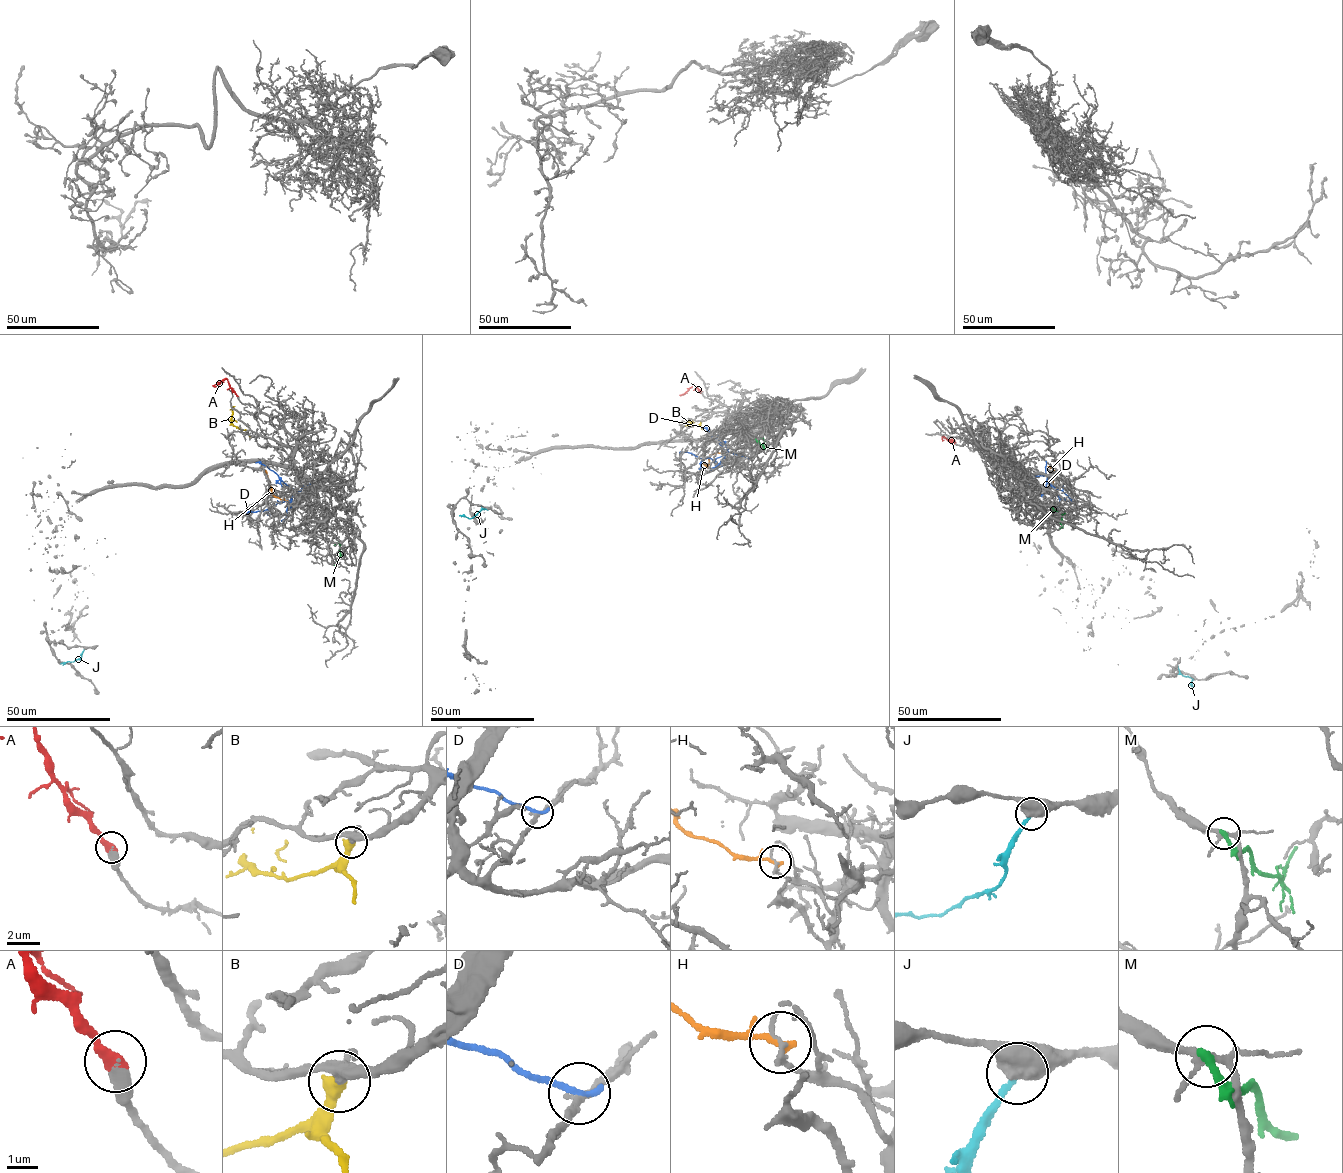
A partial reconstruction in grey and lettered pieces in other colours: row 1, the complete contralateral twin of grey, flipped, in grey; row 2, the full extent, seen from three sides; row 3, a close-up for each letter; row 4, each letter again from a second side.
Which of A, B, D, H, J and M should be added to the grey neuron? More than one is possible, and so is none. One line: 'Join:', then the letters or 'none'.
Join: A, B

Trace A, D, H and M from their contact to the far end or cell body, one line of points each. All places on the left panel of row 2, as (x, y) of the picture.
A: (237, 396), (226, 379), (212, 385)
D: (311, 483), (289, 500), (263, 511), (245, 510)
H: (286, 500), (273, 495), (267, 474), (260, 467)
M: (335, 565), (340, 555), (340, 545), (338, 542), (334, 544)

